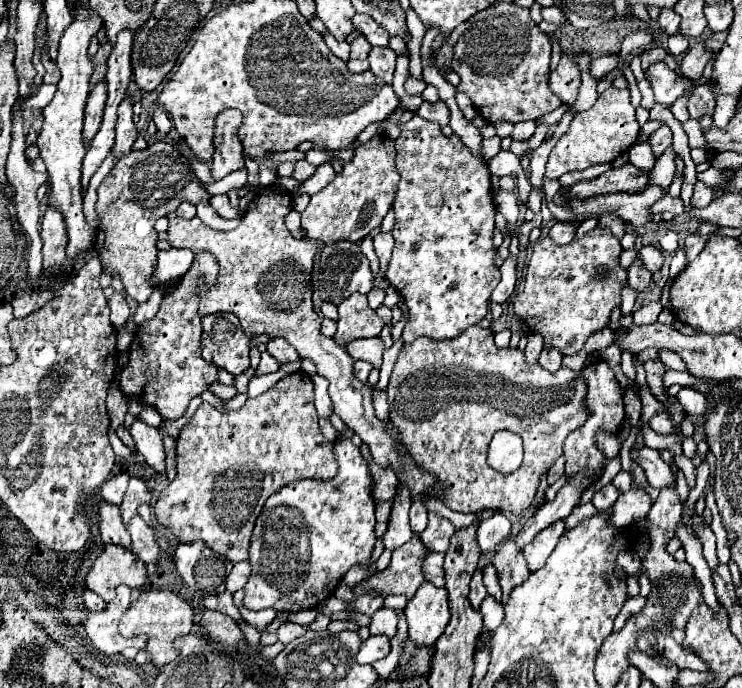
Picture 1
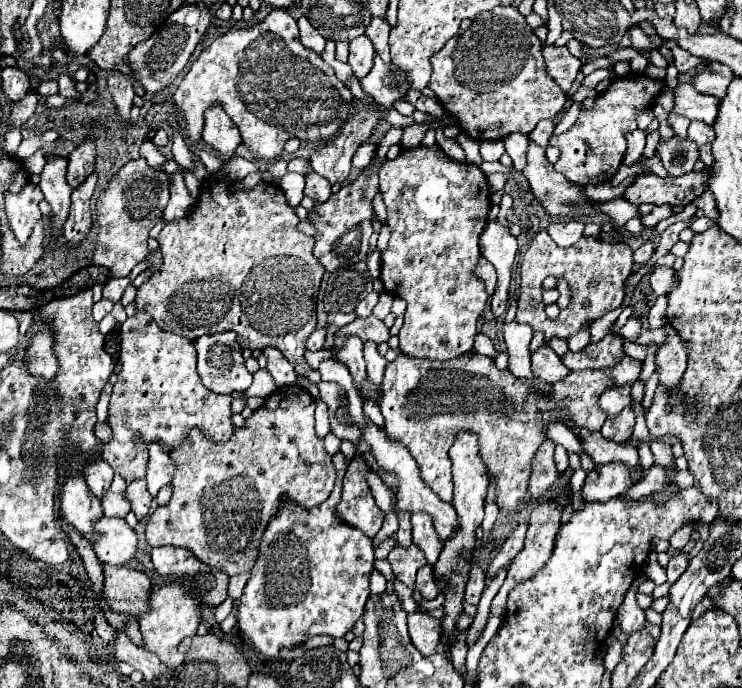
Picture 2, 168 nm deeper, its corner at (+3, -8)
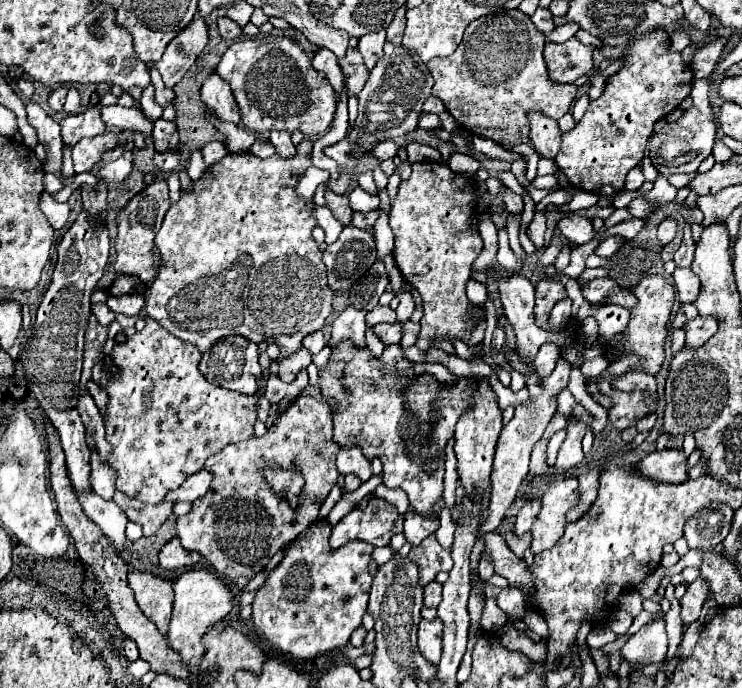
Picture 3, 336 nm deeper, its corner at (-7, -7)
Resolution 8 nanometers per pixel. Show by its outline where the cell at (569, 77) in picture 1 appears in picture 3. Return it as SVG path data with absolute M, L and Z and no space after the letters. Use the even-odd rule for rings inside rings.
M570 38L562 44L546 44L544 60L556 82L576 82L592 70L592 48Z

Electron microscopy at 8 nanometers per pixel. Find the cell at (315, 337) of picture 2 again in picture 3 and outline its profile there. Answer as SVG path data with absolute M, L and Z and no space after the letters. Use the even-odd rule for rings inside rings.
M312 332L312 334L308 334L308 336L302 340L302 346L308 348L312 354L318 354L318 352L326 346L322 332Z

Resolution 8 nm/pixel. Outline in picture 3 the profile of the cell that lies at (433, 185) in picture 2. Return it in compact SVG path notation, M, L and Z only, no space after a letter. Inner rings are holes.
M424 160L424 162L414 162L412 164L412 176L398 186L398 194L392 202L392 212L390 212L390 228L394 232L394 260L398 270L402 272L404 280L416 288L422 298L424 298L424 316L420 320L420 334L416 340L416 346L422 352L432 350L434 340L446 340L454 344L456 340L462 340L464 330L468 326L468 310L470 310L470 300L466 296L466 284L470 280L470 268L472 262L478 258L482 252L482 236L472 228L474 216L478 216L478 180L452 172L446 164L434 162L434 160Z

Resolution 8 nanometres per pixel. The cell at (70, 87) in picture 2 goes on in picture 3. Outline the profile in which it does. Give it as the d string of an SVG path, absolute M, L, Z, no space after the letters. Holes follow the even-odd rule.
M98 104L101 118L106 126L119 130L131 130L142 133L145 138L152 138L153 124L136 108L122 107L118 104L104 106Z

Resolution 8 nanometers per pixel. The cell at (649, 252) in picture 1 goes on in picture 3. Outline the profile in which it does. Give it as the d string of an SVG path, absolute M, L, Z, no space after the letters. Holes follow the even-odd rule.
M676 268L672 280L680 302L692 302L692 298L696 298L700 290L700 280L696 278L696 274L692 274L690 268Z

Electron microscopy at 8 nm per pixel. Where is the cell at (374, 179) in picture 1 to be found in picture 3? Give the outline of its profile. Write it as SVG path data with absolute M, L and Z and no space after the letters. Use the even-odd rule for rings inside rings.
M346 226L340 238L324 250L322 262L328 270L328 284L334 292L348 290L376 262L376 242L366 230Z

